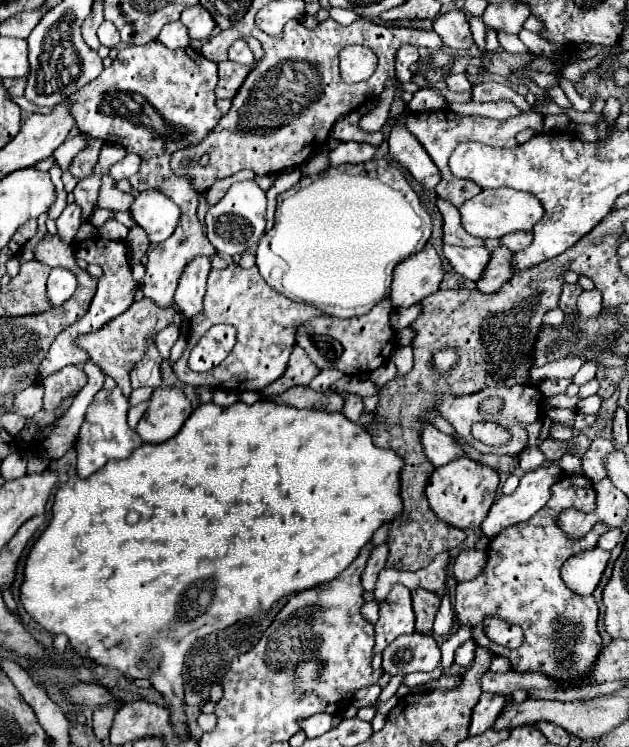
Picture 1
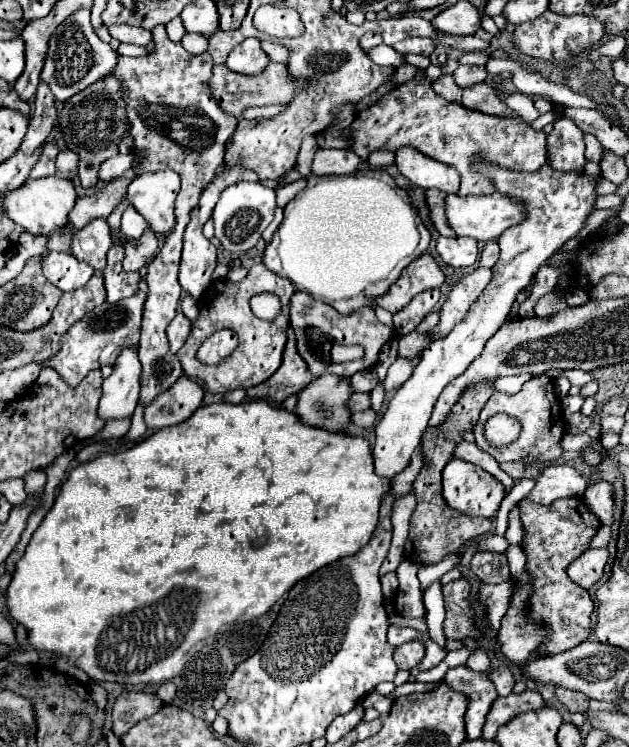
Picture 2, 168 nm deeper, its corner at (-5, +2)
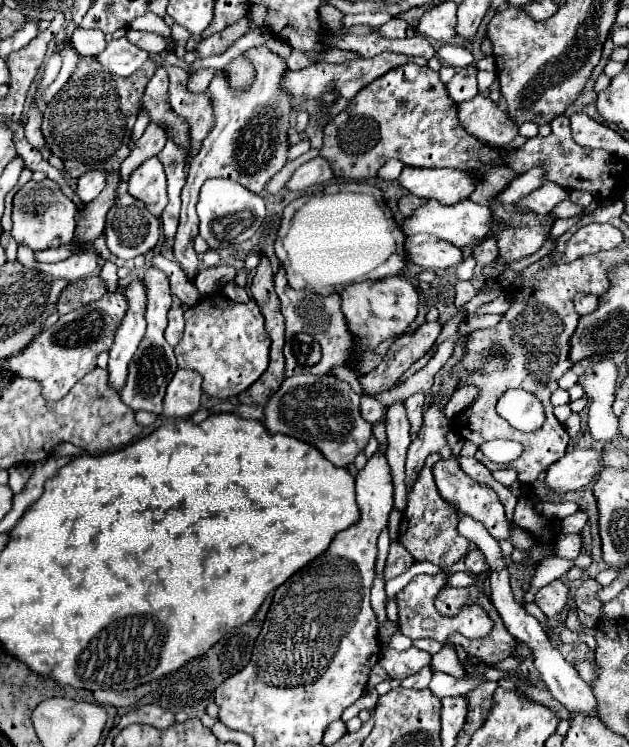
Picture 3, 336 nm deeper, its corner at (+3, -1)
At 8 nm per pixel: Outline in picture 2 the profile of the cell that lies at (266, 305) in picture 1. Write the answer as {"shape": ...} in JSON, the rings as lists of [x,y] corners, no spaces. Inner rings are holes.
{"shape":[[[255,264],[249,270],[249,274],[245,276],[243,282],[231,282],[227,278],[213,280],[209,290],[205,290],[205,294],[199,298],[199,302],[197,302],[199,316],[193,322],[193,330],[191,330],[185,346],[177,352],[183,374],[187,374],[193,380],[203,382],[207,386],[207,390],[213,392],[213,394],[225,394],[225,392],[235,390],[235,388],[247,390],[251,386],[265,382],[281,366],[283,348],[287,344],[289,308],[291,308],[291,296],[293,294],[295,294],[295,286],[289,280],[285,280],[285,278],[273,274],[271,270],[267,270],[263,264]],[[263,290],[271,290],[273,294],[277,294],[281,304],[283,304],[281,314],[273,322],[255,318],[251,308],[249,308],[251,296],[257,294],[257,292],[263,292]],[[221,328],[231,328],[239,334],[239,346],[235,350],[235,354],[231,354],[229,358],[225,358],[217,366],[205,366],[205,364],[197,362],[197,358],[195,358],[197,348],[203,344],[203,340],[207,336],[211,336],[213,332],[217,332]]]}

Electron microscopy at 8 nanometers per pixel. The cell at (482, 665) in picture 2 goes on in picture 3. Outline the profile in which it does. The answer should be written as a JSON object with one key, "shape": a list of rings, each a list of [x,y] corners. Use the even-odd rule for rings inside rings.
{"shape":[[[433,670],[433,679],[429,683],[429,691],[435,697],[439,697],[439,699],[443,699],[445,695],[465,695],[479,681],[481,681],[479,677],[473,677],[473,679],[467,679],[467,677],[455,679],[455,677],[449,674]]]}

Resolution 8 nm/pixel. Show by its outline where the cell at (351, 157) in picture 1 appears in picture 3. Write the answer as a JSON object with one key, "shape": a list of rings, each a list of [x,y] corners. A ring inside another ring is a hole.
{"shape":[[[315,157],[307,163],[303,163],[293,175],[291,179],[285,183],[285,187],[293,193],[305,193],[309,187],[317,187],[323,185],[325,181],[329,181],[333,177],[333,171],[329,169],[329,165],[325,165],[323,157]]]}

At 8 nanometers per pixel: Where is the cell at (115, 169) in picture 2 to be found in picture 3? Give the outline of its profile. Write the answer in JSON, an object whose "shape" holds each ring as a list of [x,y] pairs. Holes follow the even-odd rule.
{"shape":[[[91,171],[79,177],[77,181],[77,195],[83,203],[91,203],[105,187],[105,173],[101,171]]]}

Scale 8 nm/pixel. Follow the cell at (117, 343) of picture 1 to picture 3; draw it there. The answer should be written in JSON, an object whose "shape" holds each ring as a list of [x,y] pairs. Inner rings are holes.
{"shape":[[[105,293],[101,299],[83,305],[67,315],[61,315],[59,321],[35,337],[27,349],[19,355],[3,361],[1,369],[9,375],[27,377],[41,385],[41,395],[47,401],[59,401],[69,393],[69,389],[89,371],[97,367],[97,355],[109,351],[113,345],[113,333],[125,315],[125,297],[121,293]]]}

